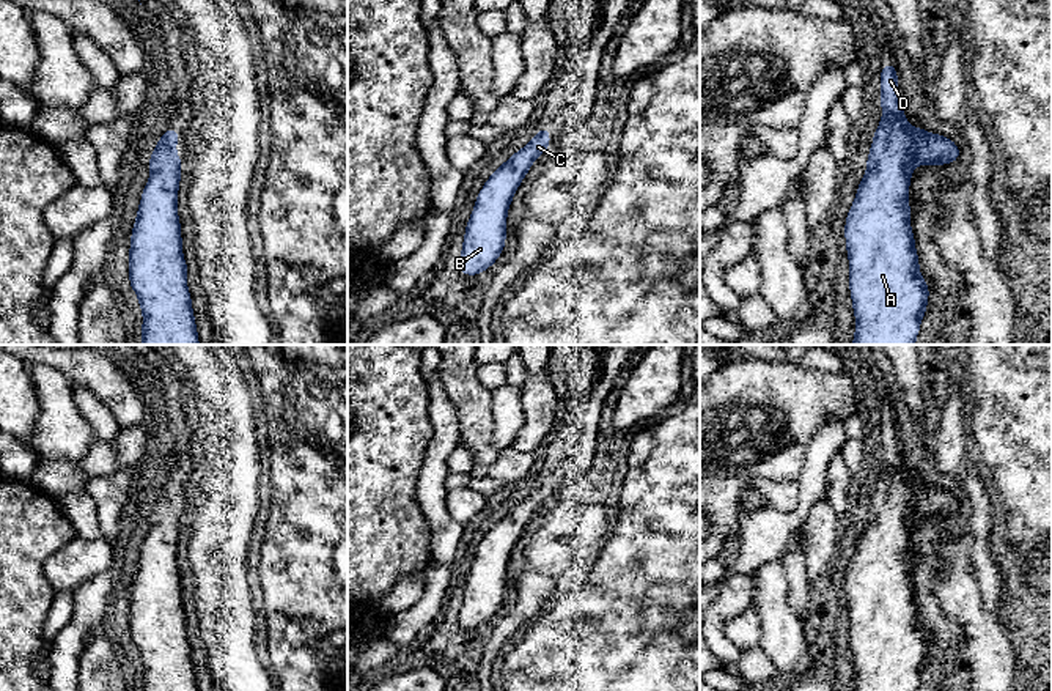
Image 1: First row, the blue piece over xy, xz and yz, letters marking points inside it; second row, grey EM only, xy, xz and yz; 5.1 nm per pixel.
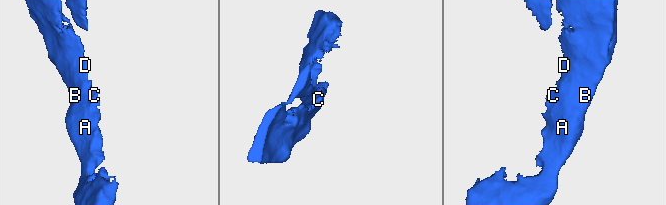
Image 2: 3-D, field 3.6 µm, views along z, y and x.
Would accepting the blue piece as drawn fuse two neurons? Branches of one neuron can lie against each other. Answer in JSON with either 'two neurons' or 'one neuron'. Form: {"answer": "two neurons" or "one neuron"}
{"answer": "one neuron"}

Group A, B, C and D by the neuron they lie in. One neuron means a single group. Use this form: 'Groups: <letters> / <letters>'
Groups: A B C D

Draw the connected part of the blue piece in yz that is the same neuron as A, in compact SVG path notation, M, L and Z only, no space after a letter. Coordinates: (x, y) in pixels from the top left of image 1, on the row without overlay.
M893 416L881 417L879 439L882 471L865 515L866 526L844 573L849 645L855 669L854 691L917 691L921 671L928 664L929 637L920 628L910 579L910 530L915 518L948 518L961 510L961 502L943 486L931 486L907 475Z

